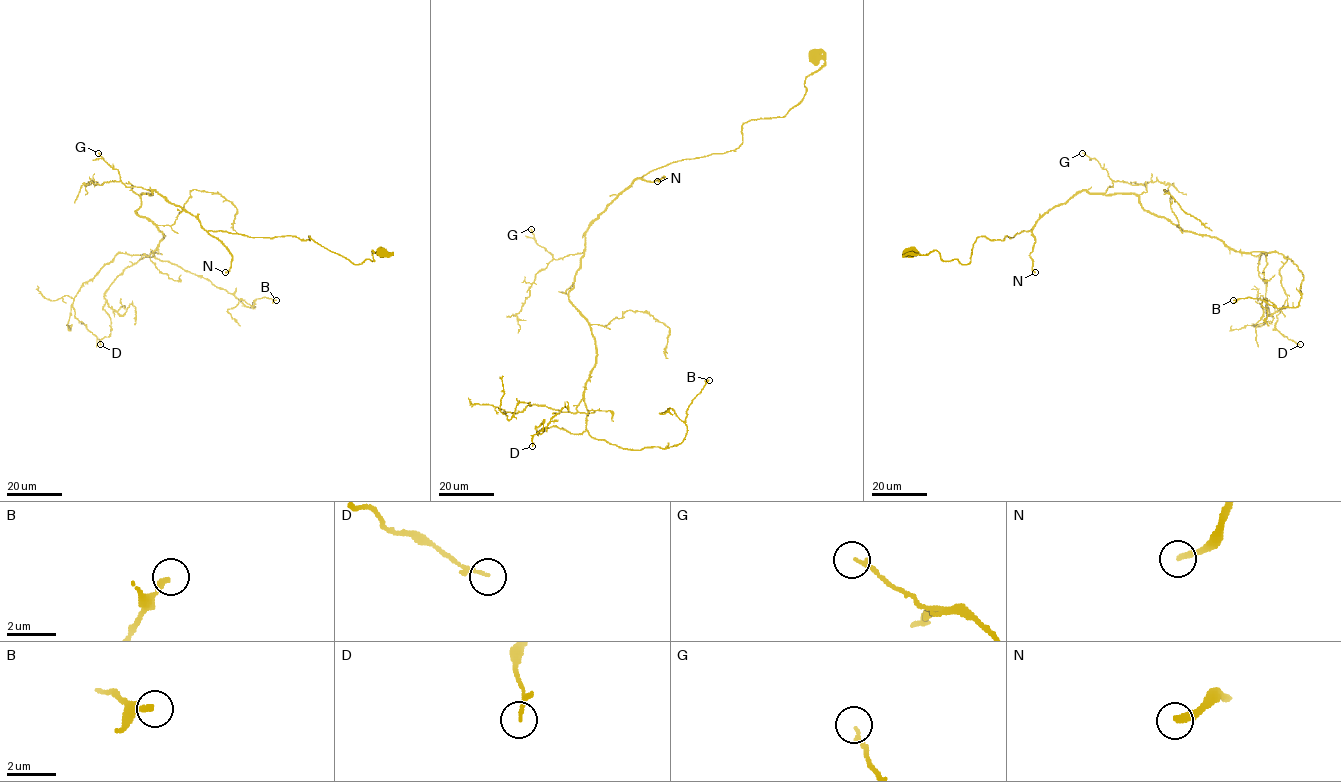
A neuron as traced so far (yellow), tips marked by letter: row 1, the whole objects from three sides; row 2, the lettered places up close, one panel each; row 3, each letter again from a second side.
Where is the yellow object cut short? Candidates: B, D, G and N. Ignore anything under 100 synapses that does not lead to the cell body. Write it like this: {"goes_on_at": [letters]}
{"goes_on_at": ["N"]}

